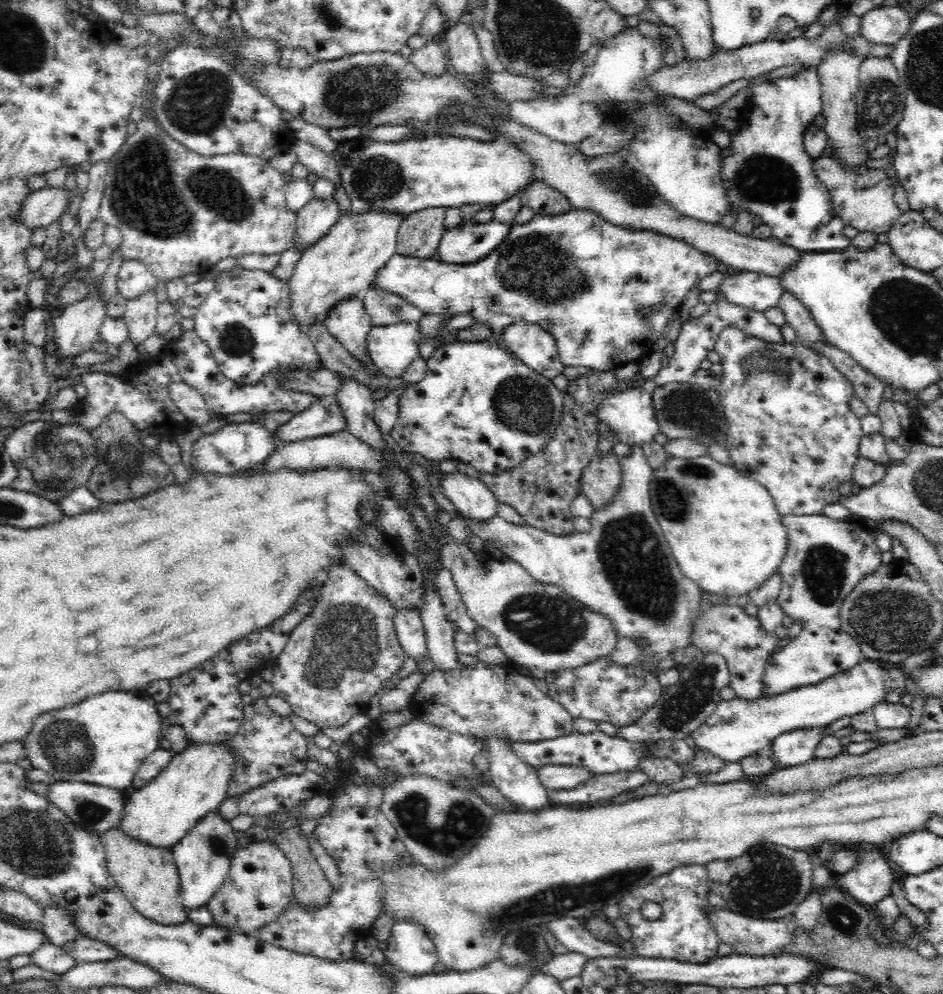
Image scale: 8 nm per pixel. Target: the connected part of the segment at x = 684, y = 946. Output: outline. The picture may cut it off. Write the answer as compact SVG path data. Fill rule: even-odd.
M705 865L679 866L668 874L661 874L646 886L635 887L630 894L622 896L620 918L627 922L632 937L629 941L636 949L636 955L644 958L664 958L677 962L708 963L709 958L716 958L720 942L714 927L710 925L710 906L706 893L708 871ZM646 902L656 902L662 907L662 913L655 920L646 919L640 913L640 906Z

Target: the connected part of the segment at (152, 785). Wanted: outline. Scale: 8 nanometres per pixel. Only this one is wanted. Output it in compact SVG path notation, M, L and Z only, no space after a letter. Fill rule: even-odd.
M226 743L202 744L190 746L174 754L166 768L142 788L136 789L127 798L122 819L117 826L134 841L146 842L146 845L171 848L186 836L192 826L217 810L227 797L226 786L233 776L234 756Z

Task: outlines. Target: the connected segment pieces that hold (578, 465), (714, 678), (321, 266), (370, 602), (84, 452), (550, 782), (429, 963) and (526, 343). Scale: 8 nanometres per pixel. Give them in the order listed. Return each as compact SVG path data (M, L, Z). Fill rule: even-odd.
M599 371L594 375L569 380L567 390L574 396L575 405L567 415L563 415L549 442L537 454L528 454L522 466L497 474L480 473L481 482L498 502L512 506L520 514L522 523L557 536L573 534L575 516L571 514L570 506L580 492L582 474L590 466L599 441L598 423L594 415L596 409L592 402L596 396L600 396L600 392L618 390L622 386L611 371ZM531 482L538 489L536 494L528 490Z
M703 651L701 656L695 657L690 663L682 664L679 671L679 679L672 685L664 686L658 701L642 714L634 724L621 727L618 731L618 738L628 739L628 741L639 741L642 744L649 744L663 739L684 739L688 740L689 735L698 728L702 722L712 714L714 706L721 699L720 692L729 684L729 670L726 659L716 653Z
M350 208L340 213L334 226L301 254L294 274L288 280L291 314L301 330L307 333L310 322L324 322L338 302L354 294L362 295L369 288L374 276L396 254L397 234L404 218L399 212L366 210L356 214Z
M338 561L334 572L327 571L318 604L295 626L277 658L278 664L270 680L273 694L289 702L293 714L318 727L340 728L346 726L354 714L366 713L372 694L402 668L407 658L394 628L394 612L392 603L386 597L371 588L348 564Z
M39 419L16 429L3 443L18 469L19 478L9 488L36 494L54 503L68 497L76 488L85 487L98 464L93 436L79 424Z
M545 764L536 767L536 775L538 775L538 781L542 783L545 789L570 790L570 788L586 782L593 774L584 768L572 765Z
M396 921L391 928L391 937L386 941L386 964L390 964L399 973L406 976L428 976L434 973L439 957L433 940L426 935L422 926L412 921Z
M512 322L500 334L500 340L514 357L530 369L552 381L564 372L554 337L535 322Z

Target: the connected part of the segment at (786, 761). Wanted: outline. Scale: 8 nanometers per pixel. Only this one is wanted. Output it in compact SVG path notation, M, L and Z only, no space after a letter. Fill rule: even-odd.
M806 727L782 733L770 744L770 759L776 764L790 767L812 760L814 752L821 742L820 727Z

